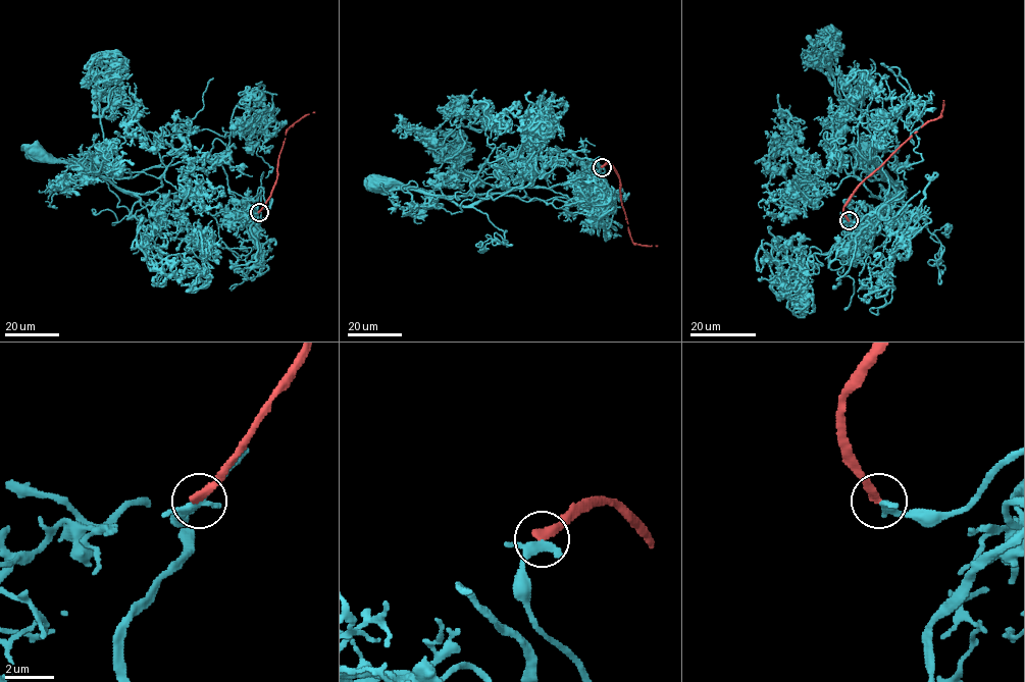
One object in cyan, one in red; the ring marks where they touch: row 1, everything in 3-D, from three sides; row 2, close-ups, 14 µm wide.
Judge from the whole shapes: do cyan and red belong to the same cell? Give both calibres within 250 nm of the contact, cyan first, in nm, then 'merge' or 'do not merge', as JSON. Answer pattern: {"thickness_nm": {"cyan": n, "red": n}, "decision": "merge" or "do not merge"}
{"thickness_nm": {"cyan": 280, "red": 360}, "decision": "do not merge"}

